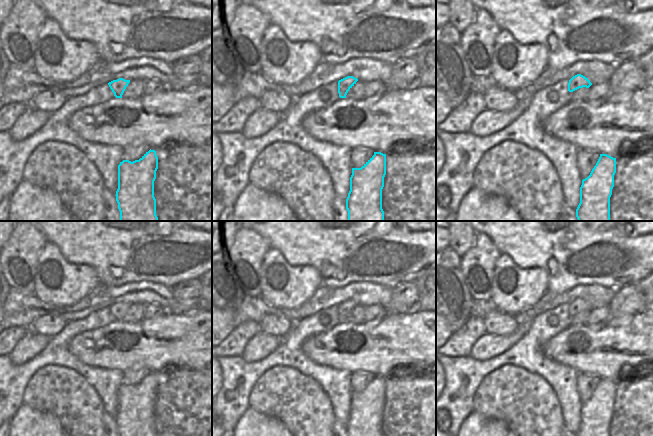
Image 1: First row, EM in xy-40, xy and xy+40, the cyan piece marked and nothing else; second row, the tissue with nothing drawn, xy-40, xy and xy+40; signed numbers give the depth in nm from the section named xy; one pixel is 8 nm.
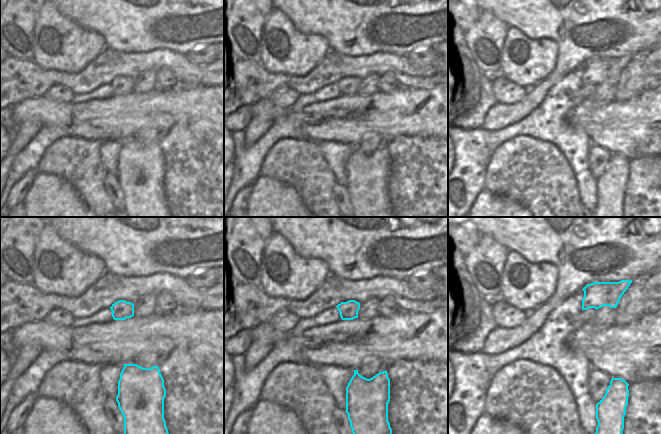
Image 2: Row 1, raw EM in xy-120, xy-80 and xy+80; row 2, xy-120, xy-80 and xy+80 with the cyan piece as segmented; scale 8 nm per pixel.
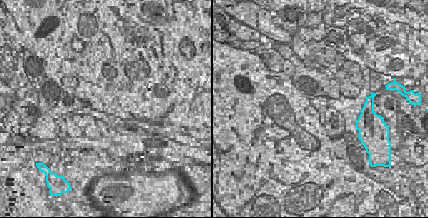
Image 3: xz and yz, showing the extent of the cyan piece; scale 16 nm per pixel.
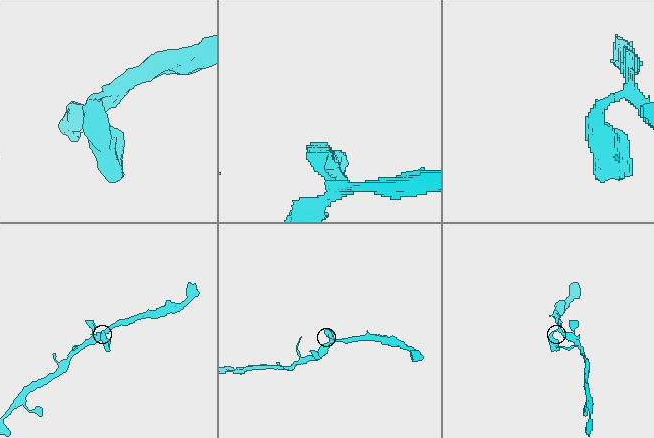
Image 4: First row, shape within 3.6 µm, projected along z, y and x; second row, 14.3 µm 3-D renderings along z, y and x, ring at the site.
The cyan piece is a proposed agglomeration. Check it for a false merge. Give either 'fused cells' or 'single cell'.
single cell

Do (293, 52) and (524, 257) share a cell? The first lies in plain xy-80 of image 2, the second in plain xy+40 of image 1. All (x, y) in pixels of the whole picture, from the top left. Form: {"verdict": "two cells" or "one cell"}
{"verdict": "two cells"}

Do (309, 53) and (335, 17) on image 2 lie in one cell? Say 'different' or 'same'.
different

